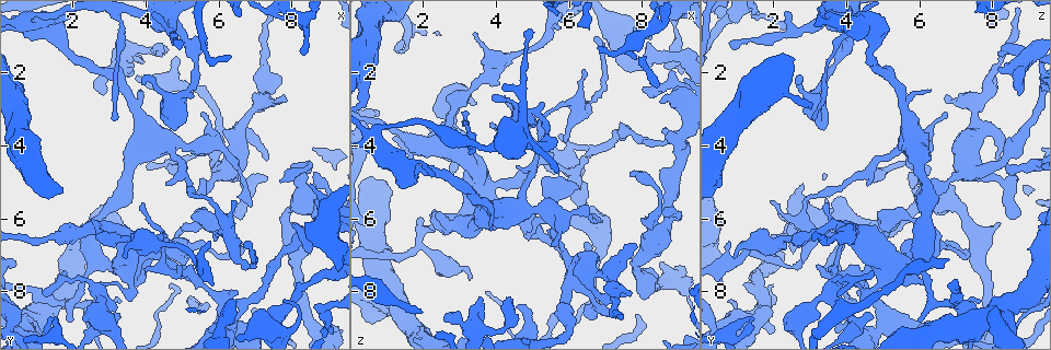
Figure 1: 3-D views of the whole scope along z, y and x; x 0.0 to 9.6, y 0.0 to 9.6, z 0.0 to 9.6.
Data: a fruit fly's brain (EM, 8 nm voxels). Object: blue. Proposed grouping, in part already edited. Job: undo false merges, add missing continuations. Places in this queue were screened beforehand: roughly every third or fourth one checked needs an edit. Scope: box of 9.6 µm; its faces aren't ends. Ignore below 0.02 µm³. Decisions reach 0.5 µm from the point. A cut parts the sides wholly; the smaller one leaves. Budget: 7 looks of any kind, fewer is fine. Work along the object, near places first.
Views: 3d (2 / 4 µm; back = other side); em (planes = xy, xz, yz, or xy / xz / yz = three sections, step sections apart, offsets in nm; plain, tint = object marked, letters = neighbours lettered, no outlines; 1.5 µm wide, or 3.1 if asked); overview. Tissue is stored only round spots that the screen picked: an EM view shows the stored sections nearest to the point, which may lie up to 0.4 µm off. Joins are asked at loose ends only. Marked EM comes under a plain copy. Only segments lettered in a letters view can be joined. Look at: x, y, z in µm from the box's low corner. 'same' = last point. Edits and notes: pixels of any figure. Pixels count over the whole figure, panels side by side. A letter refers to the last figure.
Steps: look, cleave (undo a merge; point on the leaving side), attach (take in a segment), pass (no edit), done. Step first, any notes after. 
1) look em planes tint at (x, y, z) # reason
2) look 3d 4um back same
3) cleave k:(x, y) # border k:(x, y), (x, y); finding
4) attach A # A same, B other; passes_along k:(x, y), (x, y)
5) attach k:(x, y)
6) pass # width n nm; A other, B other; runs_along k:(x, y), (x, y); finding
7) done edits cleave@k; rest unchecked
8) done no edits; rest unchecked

look em yz step 4 tint at (8.90, 9.10, 0.80) # calibre changes

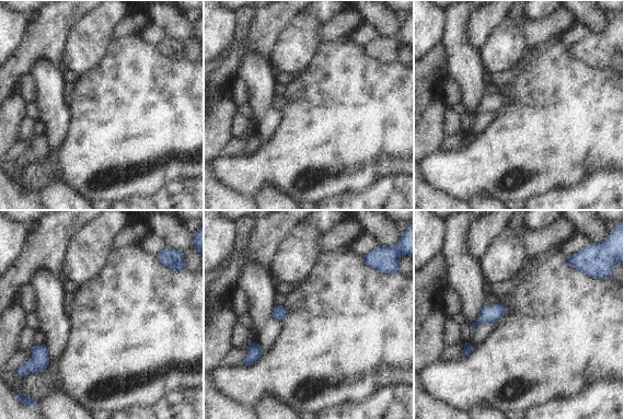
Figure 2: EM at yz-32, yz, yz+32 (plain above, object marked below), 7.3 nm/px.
look em planes letters same # cut it another way

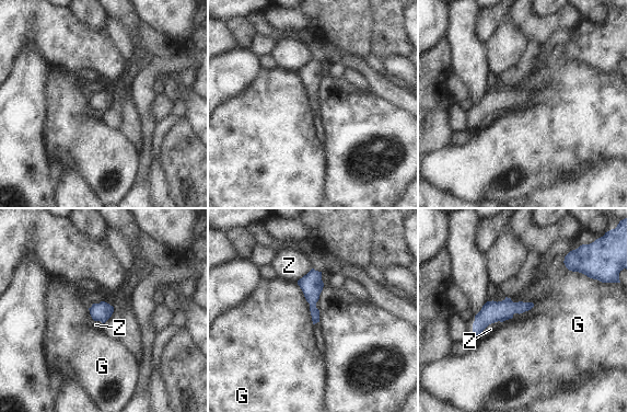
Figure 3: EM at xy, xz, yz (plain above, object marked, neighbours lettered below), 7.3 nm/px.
pass # width 120 nm; G other, Z other; runs_along 3:(530, 305), (493, 311), (475, 331); one neuron here

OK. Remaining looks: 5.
look em planes letters at (6.45, 5.50, 1.95) # branch stops here

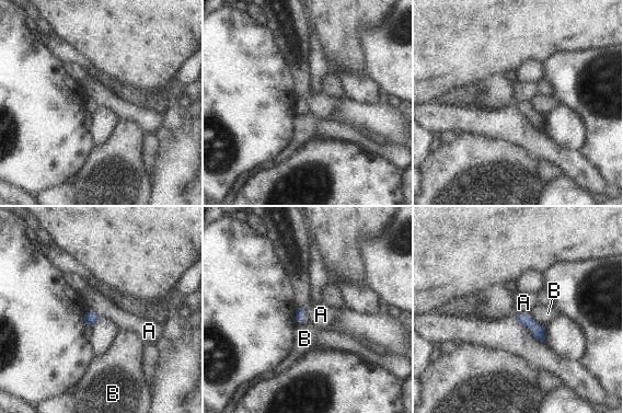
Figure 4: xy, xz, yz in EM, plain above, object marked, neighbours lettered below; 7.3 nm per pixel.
pass # longest_contact A 120 nm; A other, B other; border 4:(304, 308), (304, 318), (298, 322); none of them fits

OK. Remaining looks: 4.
look 3d 4um at (2.70, 8.00, 3.70) # a narrow waist

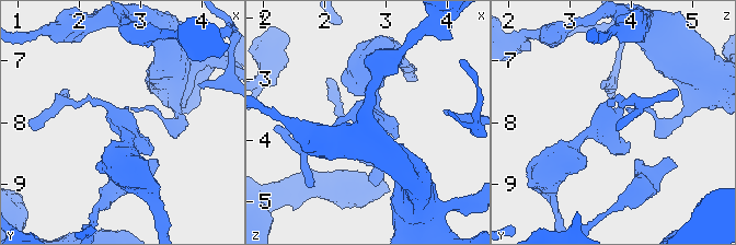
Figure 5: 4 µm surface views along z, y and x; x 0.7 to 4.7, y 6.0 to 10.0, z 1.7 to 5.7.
look em 3.1um planes tint at (2.75, 7.90, 3.65)

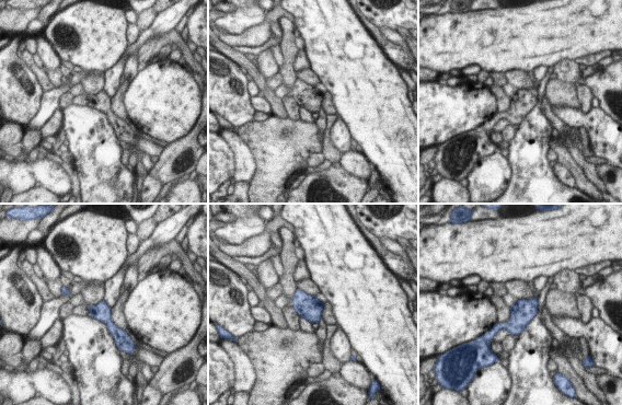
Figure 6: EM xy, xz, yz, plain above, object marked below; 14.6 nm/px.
look em 3.1um planes letters same # what lies round it

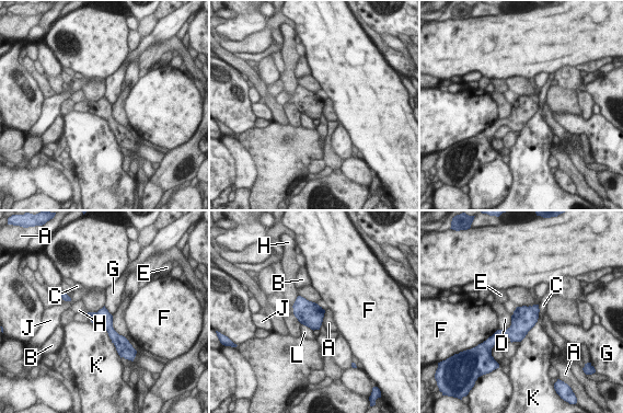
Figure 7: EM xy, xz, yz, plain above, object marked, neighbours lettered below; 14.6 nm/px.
pass # A other, B other, C other, D other, E other, F other, G other, H other, J other, K other, L other; border 7:(104, 306), (112, 316); one neuron here

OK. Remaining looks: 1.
done no edits; rest unchecked

